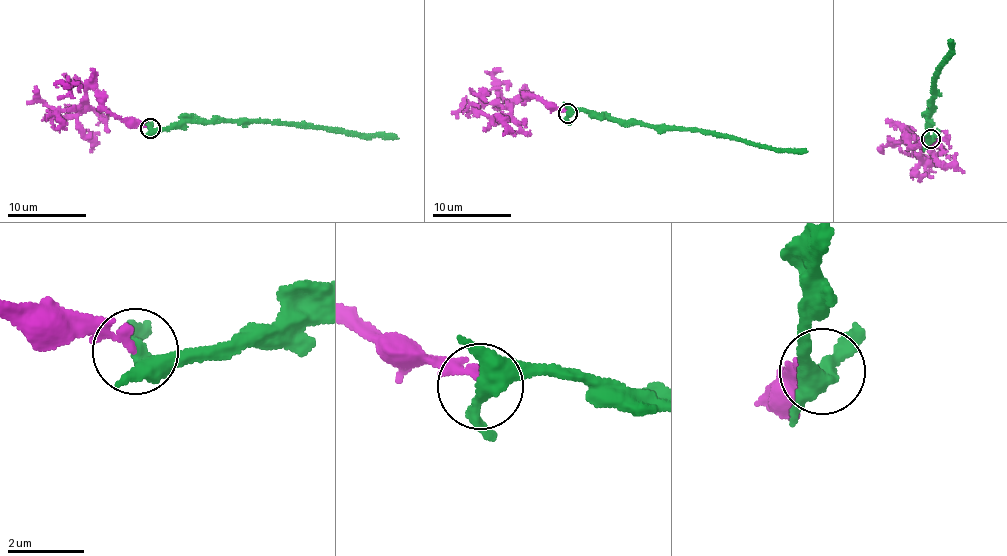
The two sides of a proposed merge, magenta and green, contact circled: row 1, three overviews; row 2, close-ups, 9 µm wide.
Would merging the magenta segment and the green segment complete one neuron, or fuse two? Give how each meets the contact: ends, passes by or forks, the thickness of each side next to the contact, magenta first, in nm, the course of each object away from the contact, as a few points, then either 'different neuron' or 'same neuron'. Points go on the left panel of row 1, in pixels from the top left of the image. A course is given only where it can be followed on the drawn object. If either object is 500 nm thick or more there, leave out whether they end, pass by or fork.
magenta ends; green forks; calibres 200 and 320 nm; course magenta (149, 127), (130, 126), (117, 118), (91, 88), (71, 109), (51, 108), (38, 92); course green (149, 128), (170, 128), (197, 120), (279, 121), (398, 138); different neuron

